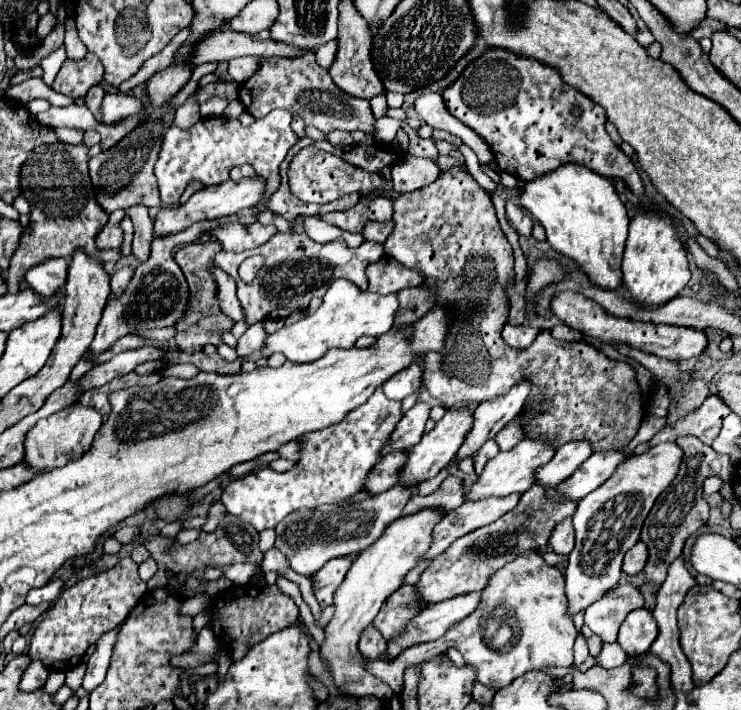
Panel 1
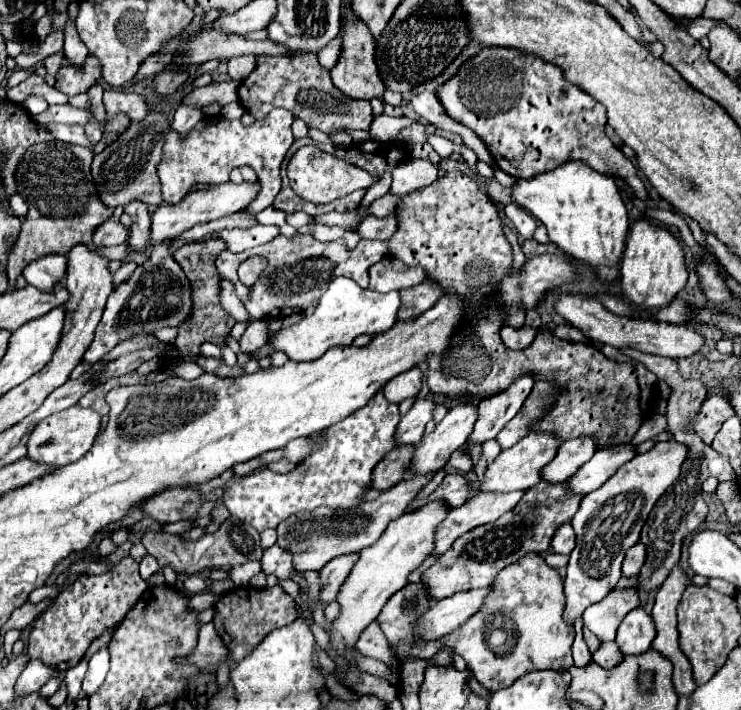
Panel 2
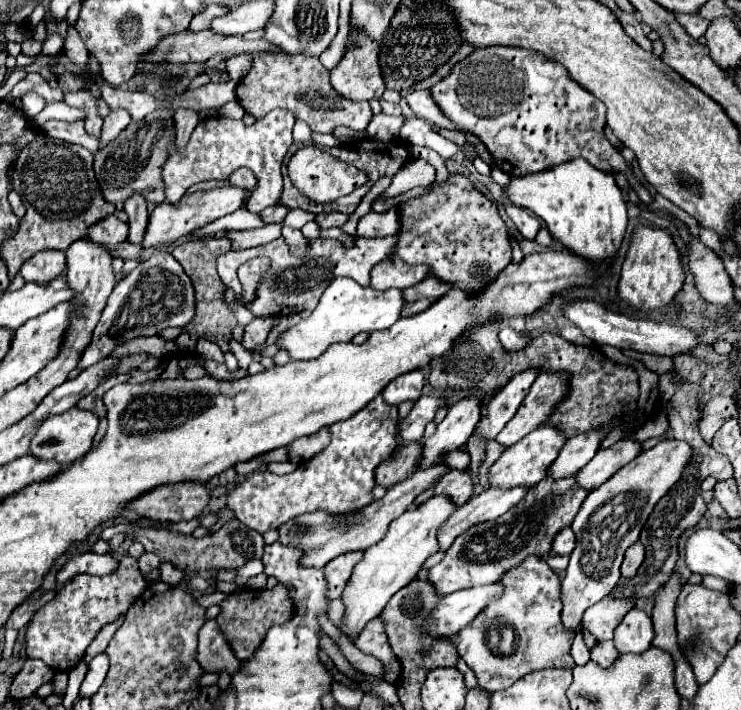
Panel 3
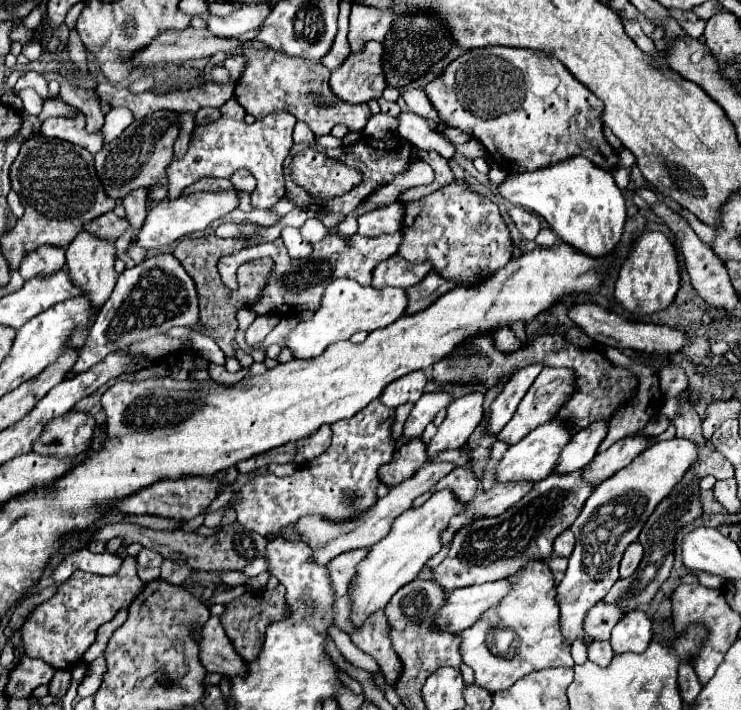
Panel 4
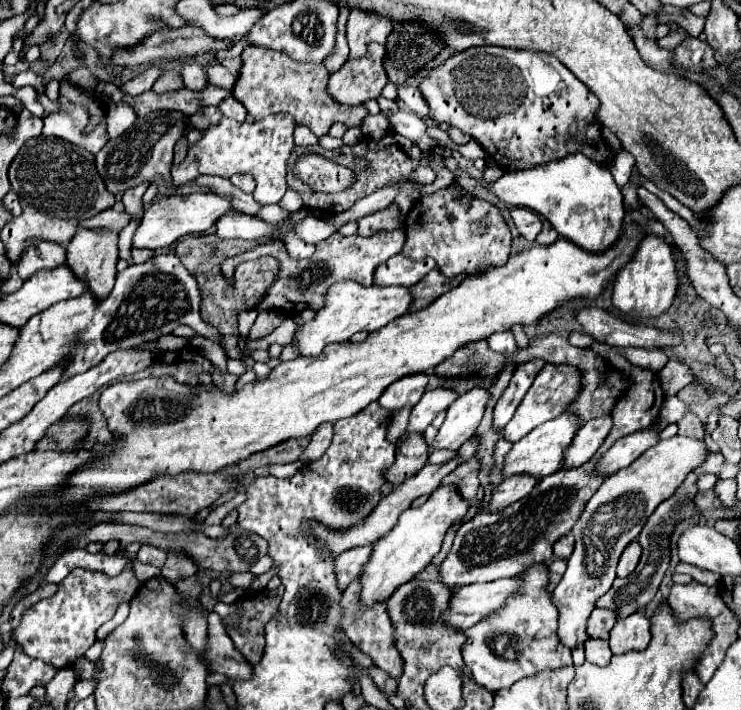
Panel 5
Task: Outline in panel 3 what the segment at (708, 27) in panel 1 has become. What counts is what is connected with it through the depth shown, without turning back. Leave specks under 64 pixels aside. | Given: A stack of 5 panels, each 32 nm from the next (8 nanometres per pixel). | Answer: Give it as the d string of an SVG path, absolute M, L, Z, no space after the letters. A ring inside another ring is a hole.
M674 14L678 18L678 22L686 28L686 32L692 36L692 38L700 38L704 36L706 28L708 28L708 20L700 18L698 14Z

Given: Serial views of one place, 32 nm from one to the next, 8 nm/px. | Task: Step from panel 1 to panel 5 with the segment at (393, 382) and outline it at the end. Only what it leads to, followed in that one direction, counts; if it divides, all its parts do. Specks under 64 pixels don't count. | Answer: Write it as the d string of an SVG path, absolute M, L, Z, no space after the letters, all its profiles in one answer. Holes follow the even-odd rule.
M410 374L406 378L400 378L398 382L394 382L392 386L388 386L384 390L384 394L380 396L378 404L384 410L388 410L390 414L396 414L404 406L412 408L424 396L426 384L428 384L428 376L426 374Z

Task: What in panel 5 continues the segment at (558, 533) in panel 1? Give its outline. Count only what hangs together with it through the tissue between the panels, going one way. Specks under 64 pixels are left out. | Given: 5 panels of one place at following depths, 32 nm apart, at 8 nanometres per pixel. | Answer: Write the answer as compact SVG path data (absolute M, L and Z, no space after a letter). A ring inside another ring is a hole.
M568 534L568 536L562 536L556 544L554 544L554 558L562 558L562 560L568 560L570 554L574 550L574 536Z

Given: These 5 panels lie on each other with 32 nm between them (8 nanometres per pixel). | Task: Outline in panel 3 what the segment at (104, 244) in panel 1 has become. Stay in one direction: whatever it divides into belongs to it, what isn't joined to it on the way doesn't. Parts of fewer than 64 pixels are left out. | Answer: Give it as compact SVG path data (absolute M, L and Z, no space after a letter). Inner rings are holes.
M114 214L102 218L100 222L92 224L88 228L90 238L96 240L98 244L118 244L122 240L126 240L128 236L128 224L118 220Z

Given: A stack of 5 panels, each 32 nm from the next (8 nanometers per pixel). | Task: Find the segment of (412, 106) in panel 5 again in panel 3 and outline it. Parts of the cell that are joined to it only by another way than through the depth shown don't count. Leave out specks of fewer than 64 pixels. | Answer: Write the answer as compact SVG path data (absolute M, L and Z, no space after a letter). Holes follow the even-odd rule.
M416 88L416 90L410 90L406 94L406 102L408 106L412 108L412 112L420 118L424 118L426 122L438 126L438 128L448 128L448 130L460 130L458 126L454 126L448 118L442 116L442 112L438 110L438 106L434 104L430 92L426 88Z

